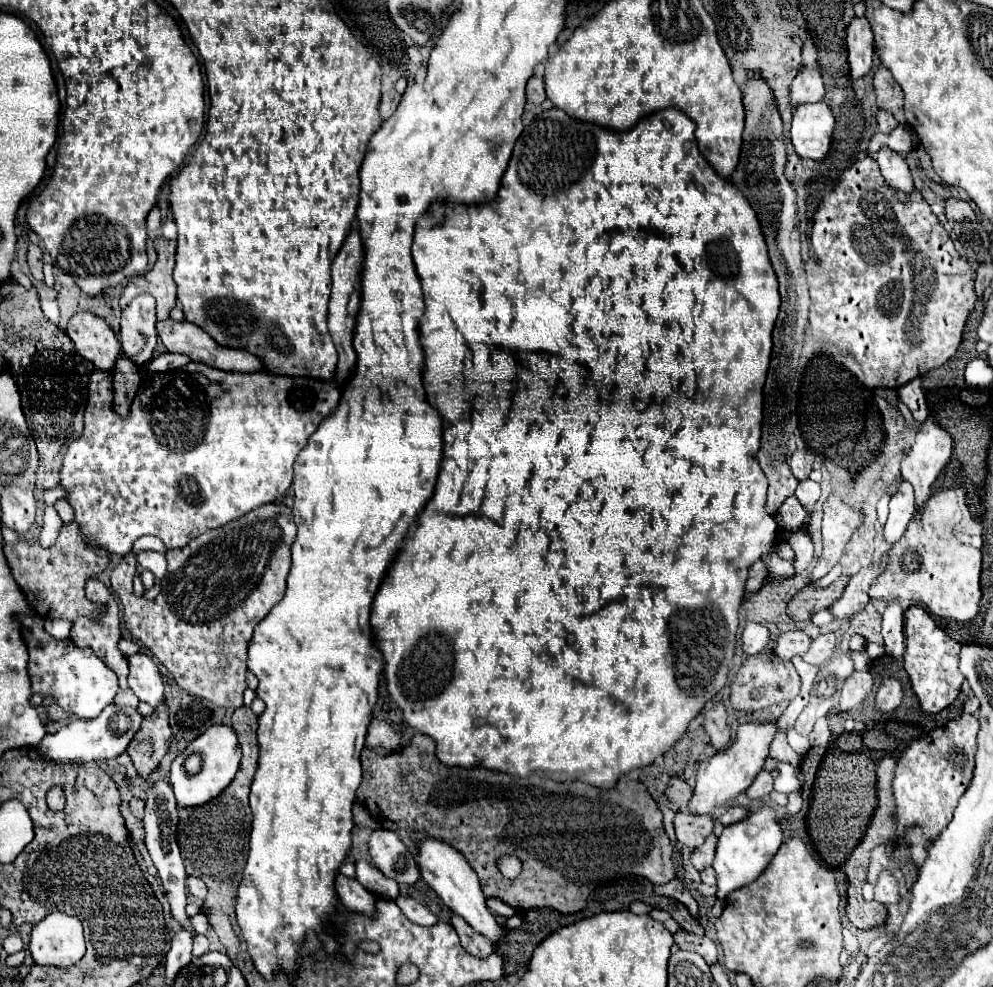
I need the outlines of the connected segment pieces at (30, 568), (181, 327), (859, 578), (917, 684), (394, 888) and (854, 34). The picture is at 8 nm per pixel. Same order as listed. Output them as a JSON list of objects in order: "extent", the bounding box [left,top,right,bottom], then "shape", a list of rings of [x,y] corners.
[{"extent":[3,523,111,621],"shape":[[[63,523],[57,541],[51,547],[41,547],[37,541],[19,539],[17,543],[3,545],[5,559],[9,563],[11,575],[21,587],[29,607],[43,619],[67,619],[75,621],[83,615],[95,615],[95,605],[85,599],[85,581],[99,577],[111,563],[111,555],[103,547],[87,545],[83,539],[79,523]]]},{"extent":[157,319,267,373],"shape":[[[171,319],[167,321],[157,321],[157,335],[161,337],[161,343],[165,345],[165,349],[169,353],[181,353],[187,355],[191,361],[199,361],[205,363],[209,367],[215,369],[223,369],[223,371],[239,371],[239,373],[255,373],[255,371],[267,371],[267,365],[263,359],[259,359],[259,355],[253,355],[249,351],[243,349],[231,349],[231,347],[223,347],[219,345],[213,337],[209,337],[207,333],[201,331],[201,327],[183,321],[183,323],[175,323]]]},{"extent":[829,555,887,621],"shape":[[[887,555],[881,559],[881,563],[873,563],[873,565],[861,569],[857,575],[851,577],[851,581],[847,583],[841,599],[835,601],[829,607],[835,621],[843,621],[843,619],[855,615],[855,613],[859,613],[869,603],[869,595],[867,595],[869,585],[873,583],[873,579],[877,575],[881,575],[881,571],[885,567],[885,561],[887,561]]]},{"extent":[903,607,965,713],"shape":[[[909,607],[905,611],[905,637],[907,637],[907,649],[903,661],[913,691],[919,697],[923,711],[939,713],[957,699],[961,683],[965,681],[965,677],[957,667],[961,645],[953,641],[943,629],[939,629],[937,623],[929,617],[929,613],[925,613],[921,607]]]},{"extent":[355,861,399,899],"shape":[[[357,861],[355,863],[355,879],[367,887],[373,895],[383,895],[383,899],[397,899],[399,885],[393,879],[387,879],[375,865],[369,861]]]},{"extent":[847,17,873,79],"shape":[[[853,17],[847,27],[847,51],[851,65],[851,79],[863,77],[873,63],[873,31],[865,17]]]}]

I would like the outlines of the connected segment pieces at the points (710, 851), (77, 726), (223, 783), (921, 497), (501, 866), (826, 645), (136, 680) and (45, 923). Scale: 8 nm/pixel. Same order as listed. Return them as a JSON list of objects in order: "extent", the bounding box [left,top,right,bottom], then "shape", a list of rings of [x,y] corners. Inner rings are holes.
[{"extent":[691,835,717,871],"shape":[[[709,835],[691,855],[691,861],[693,861],[693,867],[697,871],[703,871],[705,867],[711,867],[713,863],[713,857],[715,857],[715,843],[717,843],[717,837],[715,835]]]},{"extent":[39,705,141,763],"shape":[[[107,705],[99,717],[95,719],[75,719],[69,725],[61,727],[59,731],[45,735],[43,741],[39,743],[39,753],[43,759],[51,763],[89,763],[89,761],[105,761],[105,759],[115,759],[121,755],[127,745],[131,743],[135,731],[141,725],[141,715],[133,707],[117,707],[117,705]]]},{"extent":[171,725,241,807],"shape":[[[219,725],[219,727],[209,727],[203,735],[199,735],[193,743],[189,743],[189,747],[175,757],[175,761],[171,763],[171,785],[177,797],[179,807],[199,807],[209,803],[211,799],[215,799],[235,777],[237,769],[239,769],[239,761],[241,761],[241,751],[239,751],[239,743],[237,743],[237,735],[233,731],[233,727],[227,725]],[[189,755],[201,755],[201,771],[197,775],[187,775],[183,769],[183,763]]]},{"extent":[901,415,953,511],"shape":[[[929,415],[925,423],[921,423],[913,445],[903,455],[901,461],[901,475],[915,489],[917,511],[929,499],[931,485],[941,473],[941,469],[947,465],[951,451],[953,451],[951,435],[935,423],[933,415]]]},{"extent":[497,855,521,879],"shape":[[[503,855],[497,859],[497,869],[505,873],[507,879],[515,879],[521,873],[521,861],[515,855]]]},{"extent":[803,633,837,665],"shape":[[[833,633],[817,637],[811,643],[809,651],[803,655],[803,661],[809,663],[809,665],[821,665],[823,661],[827,661],[835,653],[835,643],[837,643],[837,639],[835,639]]]},{"extent":[129,653,163,707],"shape":[[[135,653],[129,657],[129,687],[139,697],[139,701],[151,707],[163,701],[163,681],[155,661],[145,653]]]},{"extent":[29,913,85,967],"shape":[[[51,913],[33,925],[29,941],[31,957],[37,965],[71,967],[85,955],[83,927],[67,913]]]}]

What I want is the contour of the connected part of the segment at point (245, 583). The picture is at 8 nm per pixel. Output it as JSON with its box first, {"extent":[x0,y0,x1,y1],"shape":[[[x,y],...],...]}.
{"extent":[111,503,297,709],"shape":[[[281,503],[257,507],[219,529],[199,535],[187,547],[169,549],[165,553],[167,575],[161,581],[161,591],[153,601],[145,601],[133,593],[131,567],[125,555],[111,573],[111,589],[121,599],[127,631],[133,639],[151,649],[151,653],[167,667],[173,679],[187,693],[209,699],[225,709],[241,707],[243,691],[247,689],[247,647],[257,623],[285,595],[285,579],[291,567],[291,545],[295,535],[297,525],[289,507]]]}

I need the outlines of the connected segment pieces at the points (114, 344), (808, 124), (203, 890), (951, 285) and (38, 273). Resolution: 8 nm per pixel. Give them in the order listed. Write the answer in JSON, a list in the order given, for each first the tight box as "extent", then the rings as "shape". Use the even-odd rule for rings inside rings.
[{"extent":[69,311,121,373],"shape":[[[83,311],[77,313],[69,321],[69,337],[77,353],[85,361],[93,363],[95,369],[109,373],[115,369],[115,363],[121,355],[119,337],[103,319]]]},{"extent":[791,103,835,161],"shape":[[[801,103],[793,113],[791,139],[799,157],[823,161],[831,151],[835,117],[827,103]]]},{"extent":[187,877,207,899],"shape":[[[189,877],[187,879],[187,889],[189,889],[189,893],[195,897],[195,899],[205,899],[205,895],[207,895],[207,887],[205,887],[205,883],[199,879],[199,877]]]},{"extent":[807,159,977,389],"shape":[[[861,159],[857,163],[853,163],[849,169],[845,169],[837,179],[831,179],[827,183],[827,189],[823,191],[823,199],[817,207],[817,211],[813,213],[811,225],[809,225],[809,241],[813,247],[813,253],[817,257],[817,261],[809,261],[807,267],[807,283],[809,283],[809,293],[811,293],[811,307],[809,307],[809,321],[811,321],[811,333],[815,337],[827,339],[831,343],[835,343],[839,349],[851,353],[857,363],[863,367],[863,375],[865,375],[865,385],[869,387],[889,387],[889,389],[899,389],[905,383],[909,383],[911,379],[915,379],[917,375],[925,375],[935,367],[941,367],[943,363],[947,363],[959,343],[961,343],[961,335],[963,335],[963,327],[965,321],[969,317],[969,313],[973,311],[973,305],[977,301],[975,295],[975,269],[967,263],[967,259],[963,259],[955,245],[953,239],[949,237],[949,233],[943,229],[943,225],[939,223],[937,215],[931,213],[931,207],[925,203],[925,199],[921,197],[921,193],[917,191],[915,195],[899,195],[879,173],[879,165],[875,159]]]},{"extent":[27,245,43,281],"shape":[[[29,245],[27,265],[29,265],[31,275],[33,275],[37,281],[43,281],[43,251],[41,251],[37,245]]]}]

